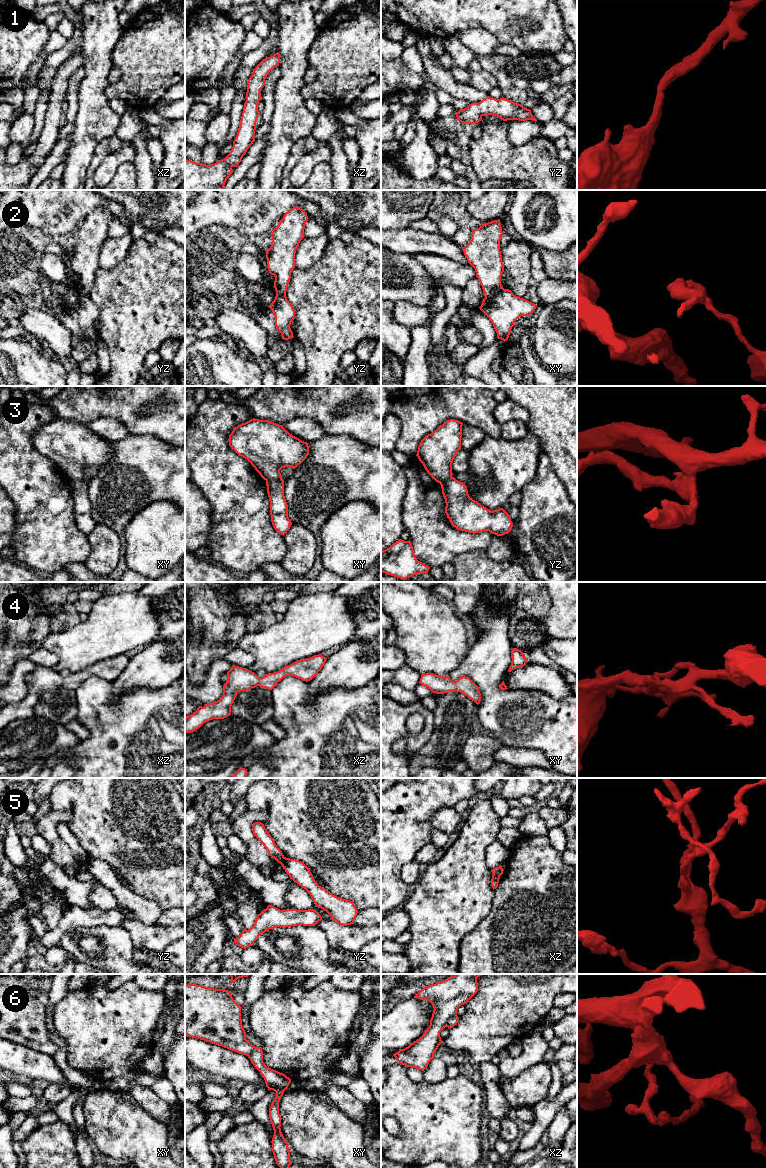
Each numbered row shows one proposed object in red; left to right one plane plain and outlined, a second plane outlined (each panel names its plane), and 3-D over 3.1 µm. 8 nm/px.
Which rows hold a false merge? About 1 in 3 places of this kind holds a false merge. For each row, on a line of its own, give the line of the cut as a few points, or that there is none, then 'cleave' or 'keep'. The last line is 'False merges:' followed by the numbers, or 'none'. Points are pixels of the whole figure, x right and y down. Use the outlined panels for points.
1: no cut | keep
2: xy (503, 288), (485, 298) | cleave
3: xy (281, 478), (266, 481) | cleave
4: no cut | keep
5: xz (493, 874), (499, 876) | cleave
6: xz (456, 1014), (447, 1021), (445, 1026) | cleave
False merges: 2, 3, 5, 6

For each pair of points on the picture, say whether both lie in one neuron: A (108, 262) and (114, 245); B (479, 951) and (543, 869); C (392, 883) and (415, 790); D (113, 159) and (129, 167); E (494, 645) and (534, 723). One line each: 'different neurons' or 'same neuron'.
A: same neuron
B: same neuron
C: same neuron
D: different neurons
E: same neuron

